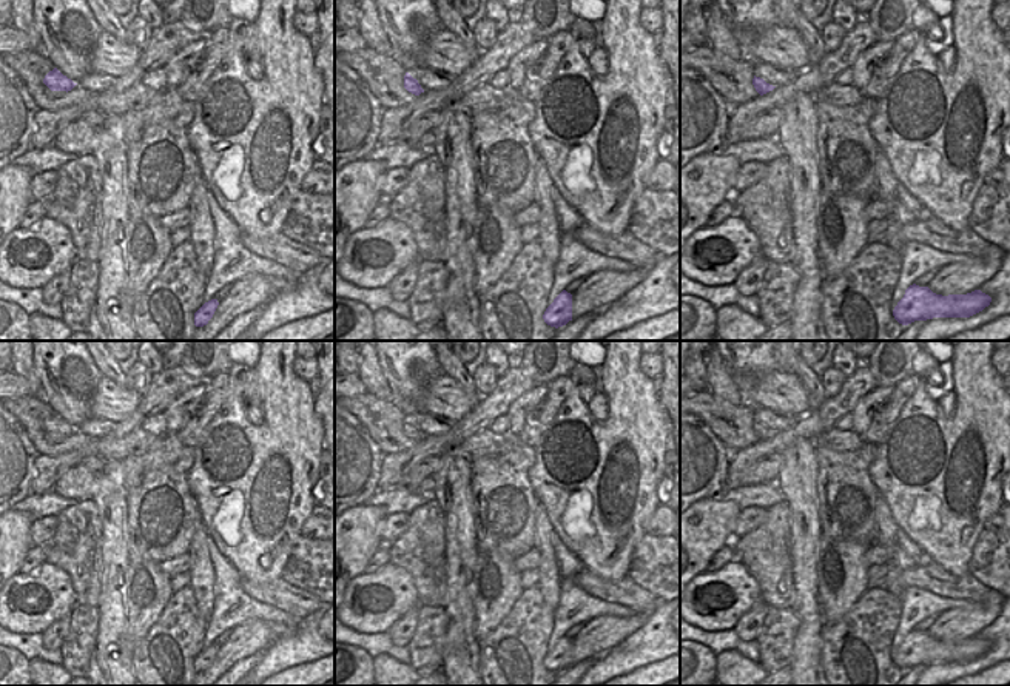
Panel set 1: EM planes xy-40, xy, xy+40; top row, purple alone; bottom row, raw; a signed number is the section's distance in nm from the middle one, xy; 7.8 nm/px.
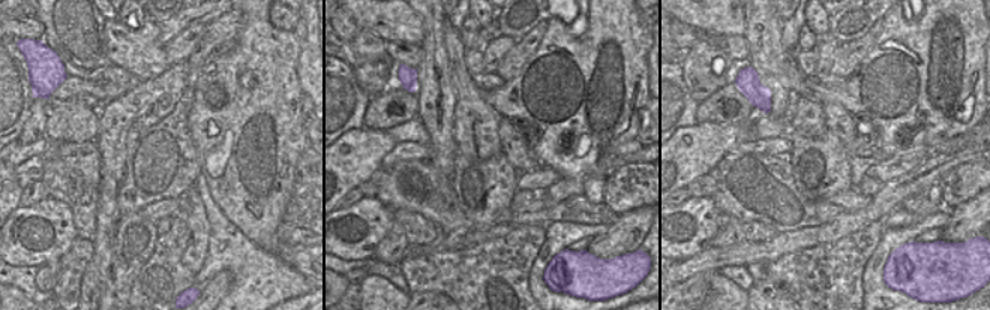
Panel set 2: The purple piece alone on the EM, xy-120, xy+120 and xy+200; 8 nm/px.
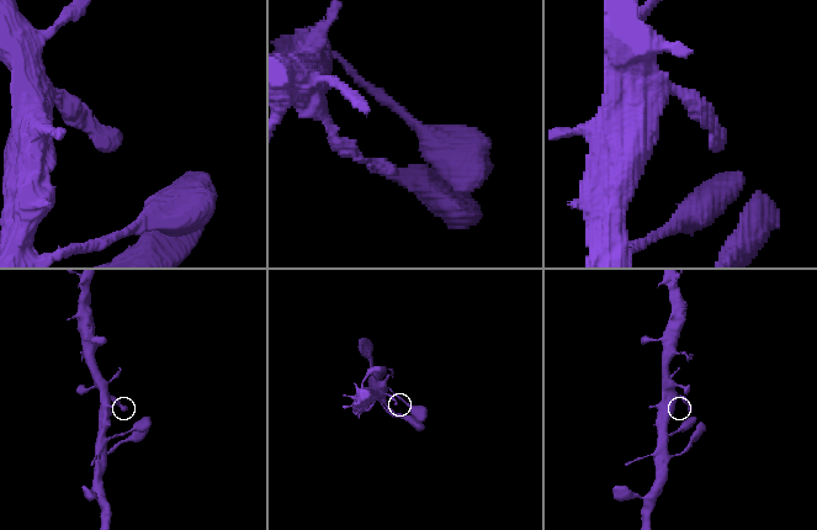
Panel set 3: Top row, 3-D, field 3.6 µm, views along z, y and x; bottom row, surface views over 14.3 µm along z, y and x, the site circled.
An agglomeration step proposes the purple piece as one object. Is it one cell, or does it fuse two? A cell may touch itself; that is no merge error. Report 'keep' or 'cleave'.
keep

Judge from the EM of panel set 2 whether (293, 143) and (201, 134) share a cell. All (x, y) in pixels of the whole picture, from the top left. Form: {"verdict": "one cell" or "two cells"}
{"verdict": "one cell"}

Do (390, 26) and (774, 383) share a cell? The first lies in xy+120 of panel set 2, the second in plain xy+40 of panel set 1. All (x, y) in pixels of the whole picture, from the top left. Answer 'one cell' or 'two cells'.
one cell

